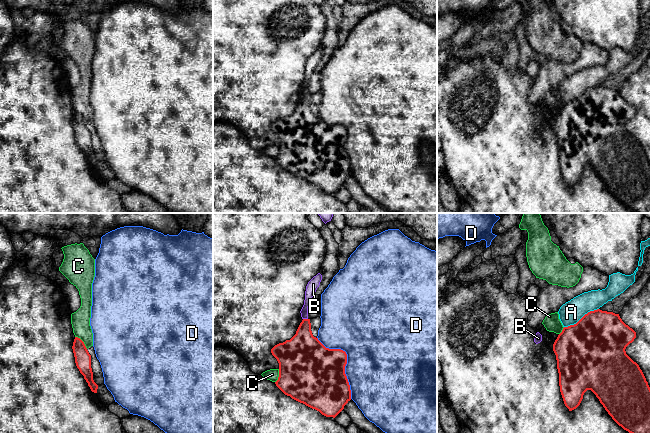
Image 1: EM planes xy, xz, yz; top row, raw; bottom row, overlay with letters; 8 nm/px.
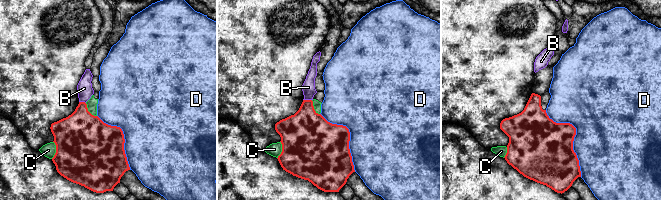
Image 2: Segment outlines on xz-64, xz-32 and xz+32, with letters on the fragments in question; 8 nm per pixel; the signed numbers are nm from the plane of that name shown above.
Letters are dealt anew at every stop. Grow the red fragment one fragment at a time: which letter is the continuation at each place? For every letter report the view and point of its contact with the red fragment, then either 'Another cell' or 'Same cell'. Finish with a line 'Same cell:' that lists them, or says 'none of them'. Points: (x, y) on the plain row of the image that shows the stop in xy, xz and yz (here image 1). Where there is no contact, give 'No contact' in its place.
A: Touches red at yz (582, 93). Another cell
B: Touches red at xz (305, 95). Another cell
C: Touches red at xy (82, 117). Another cell
D: Touches red at xz (346, 137). Another cell
Same cell: none of them

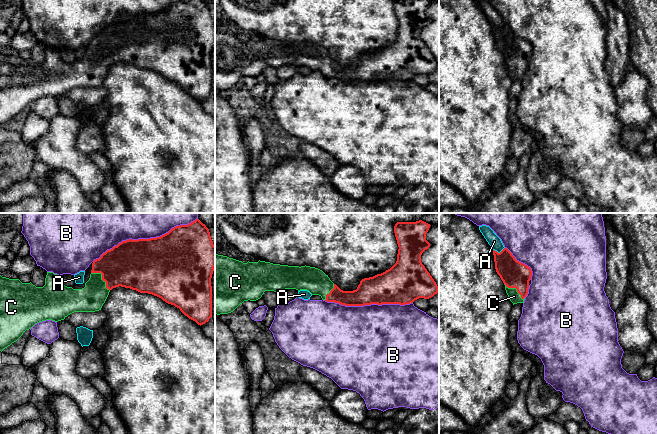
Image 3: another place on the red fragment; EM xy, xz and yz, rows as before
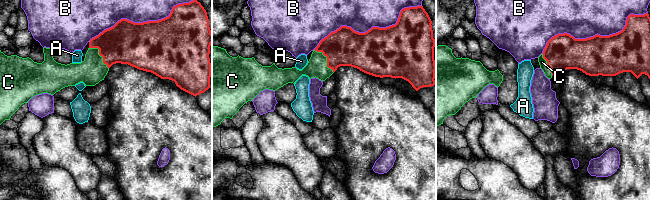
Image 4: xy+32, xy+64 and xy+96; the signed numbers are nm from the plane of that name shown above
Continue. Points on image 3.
A: Touches red at yz (497, 28). Another cell
B: Touches red at xy (140, 15). Another cell
C: Touches red at xy (102, 53). Same cell
Same cell: C

